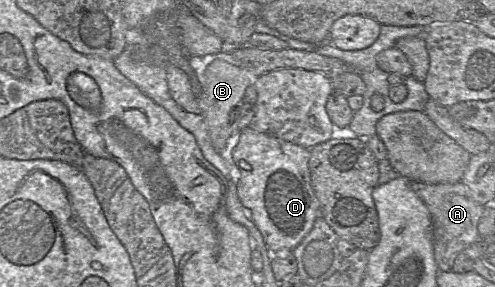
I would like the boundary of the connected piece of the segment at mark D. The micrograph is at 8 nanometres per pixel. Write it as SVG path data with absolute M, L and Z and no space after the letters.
M247 127L239 132L232 158L240 173L236 184L238 198L262 234L267 248L272 254L291 252L311 231L315 220L321 217L319 202L311 185L310 150Z

